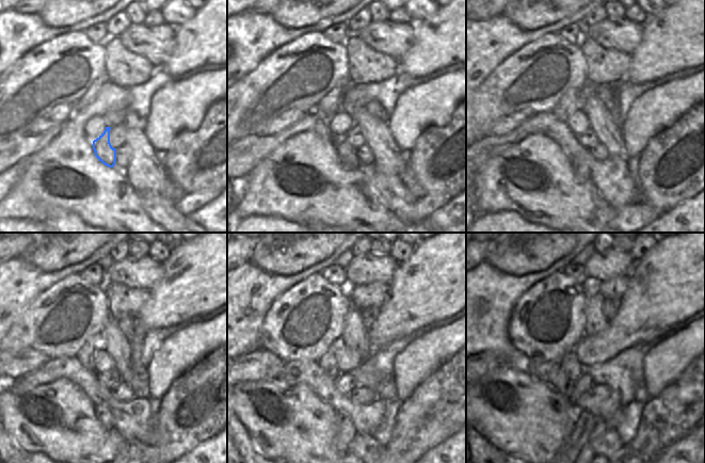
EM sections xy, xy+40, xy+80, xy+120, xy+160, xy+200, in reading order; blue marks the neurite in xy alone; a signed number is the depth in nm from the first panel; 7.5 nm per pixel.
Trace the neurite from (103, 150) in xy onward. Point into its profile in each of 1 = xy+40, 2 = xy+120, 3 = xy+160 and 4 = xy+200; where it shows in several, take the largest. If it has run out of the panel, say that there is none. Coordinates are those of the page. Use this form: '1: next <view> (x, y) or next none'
1: next xy+40 (346, 153)
2: next xy+120 (102, 413)
3: next xy+160 (346, 432)
4: next xy+200 (577, 449)

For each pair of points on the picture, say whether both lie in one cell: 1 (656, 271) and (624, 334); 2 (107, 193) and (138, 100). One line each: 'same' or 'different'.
1: same
2: different

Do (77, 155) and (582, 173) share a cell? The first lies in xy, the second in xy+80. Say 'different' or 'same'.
different

